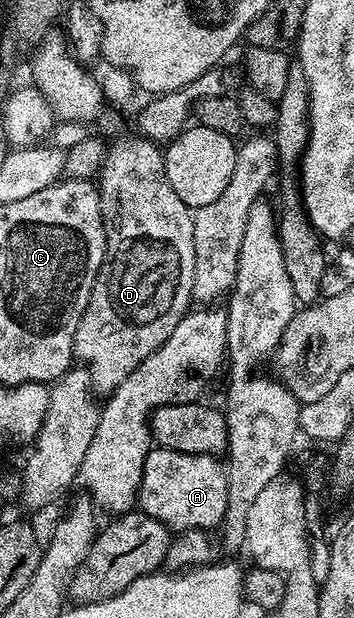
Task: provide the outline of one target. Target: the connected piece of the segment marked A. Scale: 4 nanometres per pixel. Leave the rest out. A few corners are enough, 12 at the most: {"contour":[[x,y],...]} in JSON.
{"contour":[[150,447],[140,511],[177,532],[229,509],[213,454]]}

